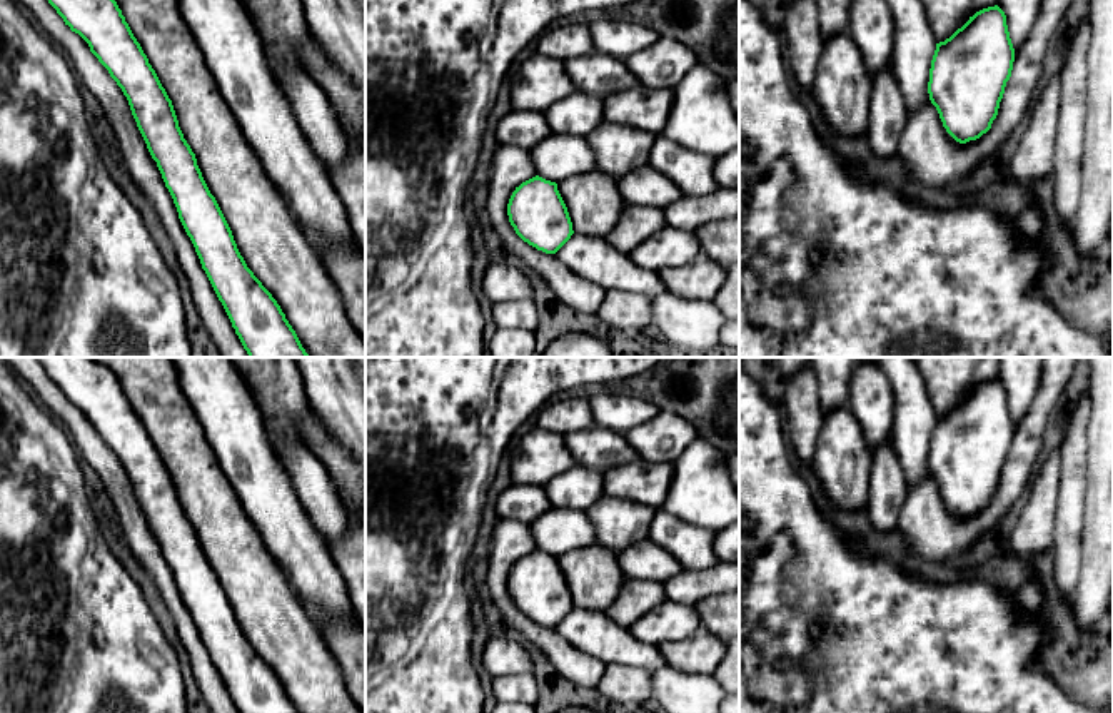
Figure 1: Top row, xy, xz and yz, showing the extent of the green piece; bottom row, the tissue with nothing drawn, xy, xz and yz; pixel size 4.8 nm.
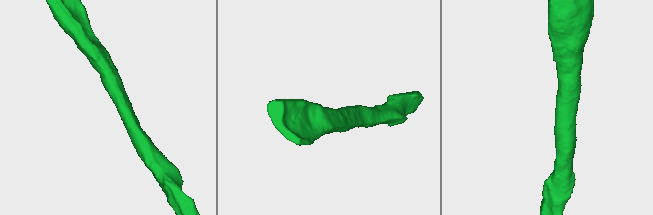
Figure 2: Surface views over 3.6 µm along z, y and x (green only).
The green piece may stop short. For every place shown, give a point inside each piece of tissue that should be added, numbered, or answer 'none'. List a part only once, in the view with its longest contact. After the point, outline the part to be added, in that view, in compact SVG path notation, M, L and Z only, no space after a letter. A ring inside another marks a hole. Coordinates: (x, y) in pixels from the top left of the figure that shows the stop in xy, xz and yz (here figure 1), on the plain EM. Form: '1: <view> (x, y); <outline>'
none

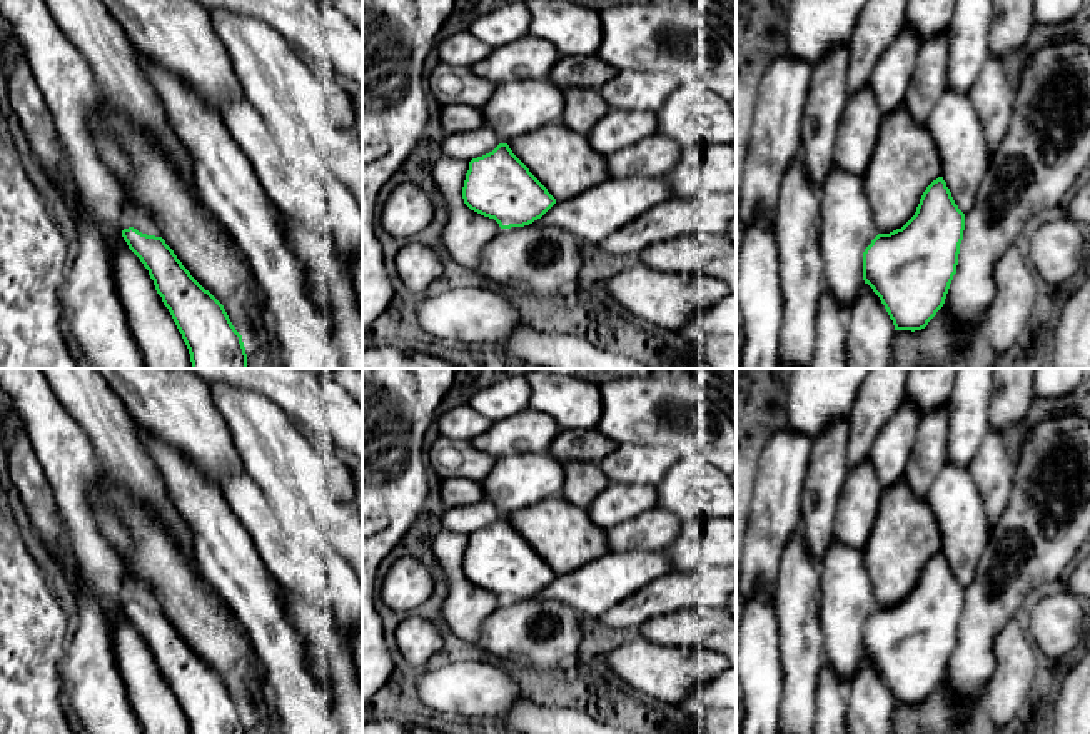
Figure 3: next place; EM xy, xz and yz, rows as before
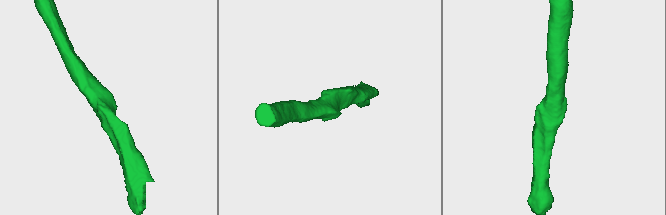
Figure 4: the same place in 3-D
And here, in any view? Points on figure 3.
none

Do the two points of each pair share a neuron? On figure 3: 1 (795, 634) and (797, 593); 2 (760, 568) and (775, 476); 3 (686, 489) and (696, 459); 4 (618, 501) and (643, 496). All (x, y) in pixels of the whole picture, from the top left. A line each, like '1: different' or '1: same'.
1: same
2: same
3: same
4: same

